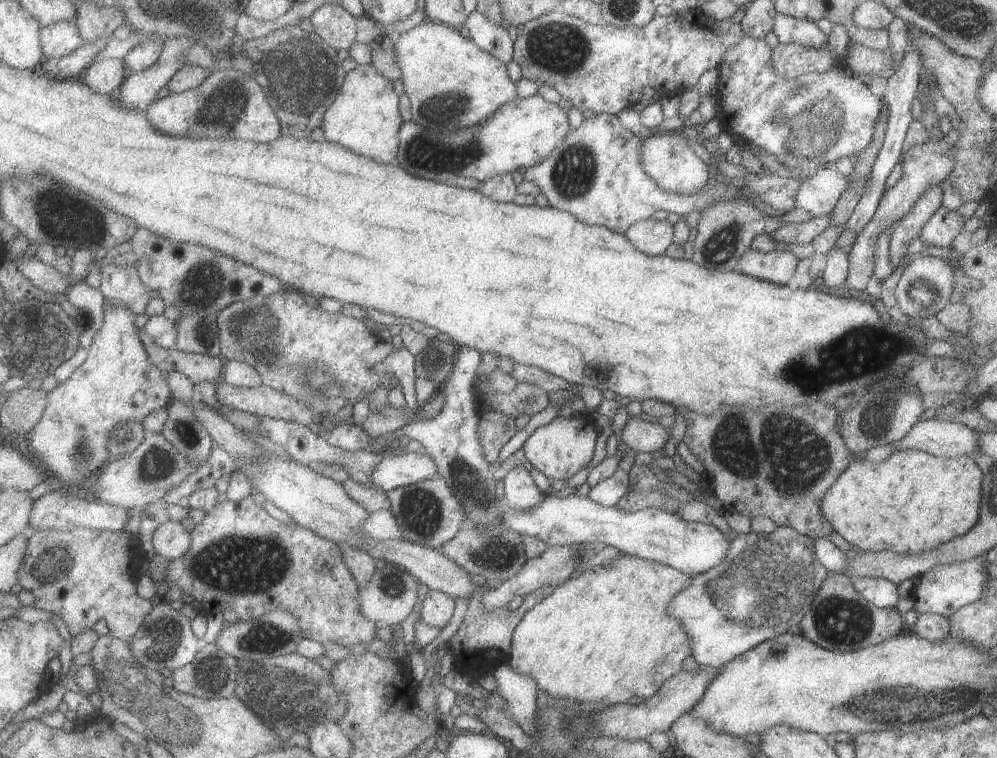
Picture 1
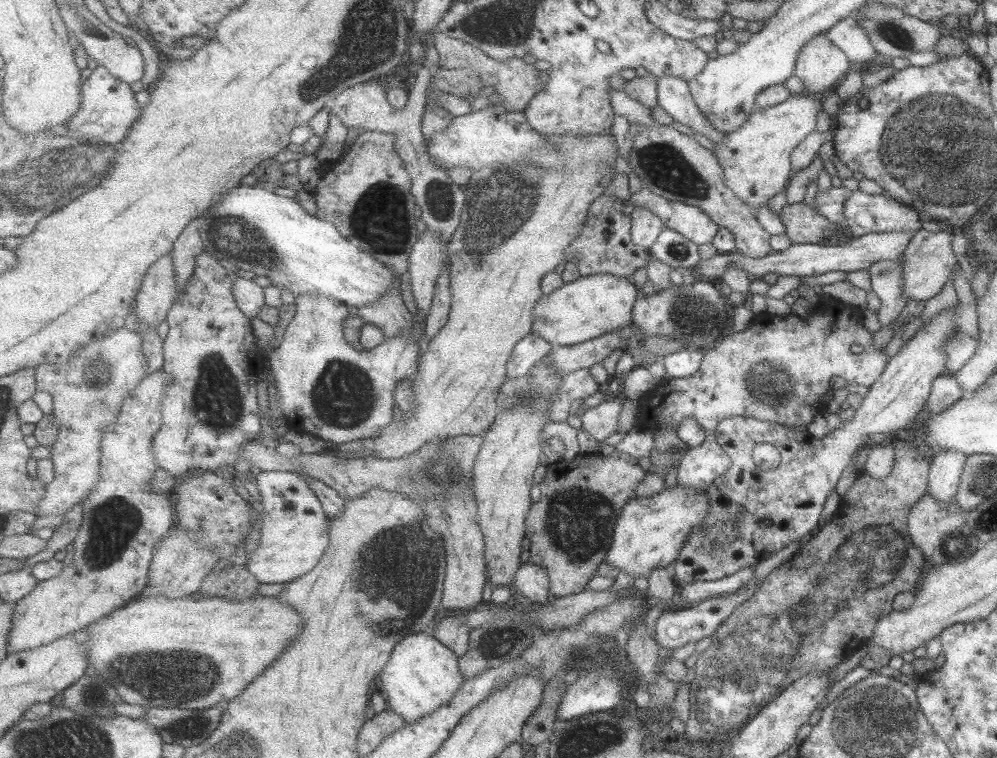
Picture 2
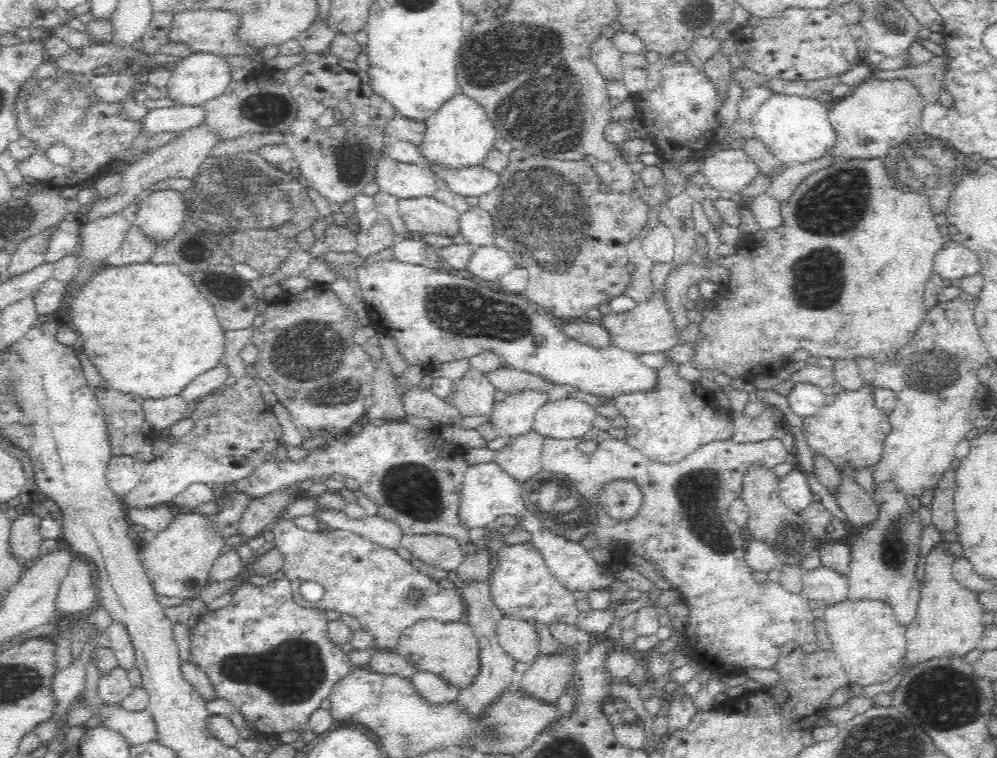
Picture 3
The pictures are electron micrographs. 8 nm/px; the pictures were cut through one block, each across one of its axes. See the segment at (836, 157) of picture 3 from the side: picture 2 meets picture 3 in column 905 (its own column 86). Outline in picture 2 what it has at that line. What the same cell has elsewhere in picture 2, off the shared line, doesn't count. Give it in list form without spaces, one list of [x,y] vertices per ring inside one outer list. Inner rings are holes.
[[[98,65],[92,72],[90,82],[83,83],[83,104],[81,108],[77,111],[75,117],[67,123],[67,126],[62,129],[62,132],[71,134],[76,139],[89,140],[92,143],[119,146],[127,139],[127,135],[129,135],[133,123],[139,121],[143,114],[143,108],[139,106],[139,102],[137,102],[137,98],[135,98],[135,93],[133,90],[130,90],[129,83],[118,81],[105,66]]]

